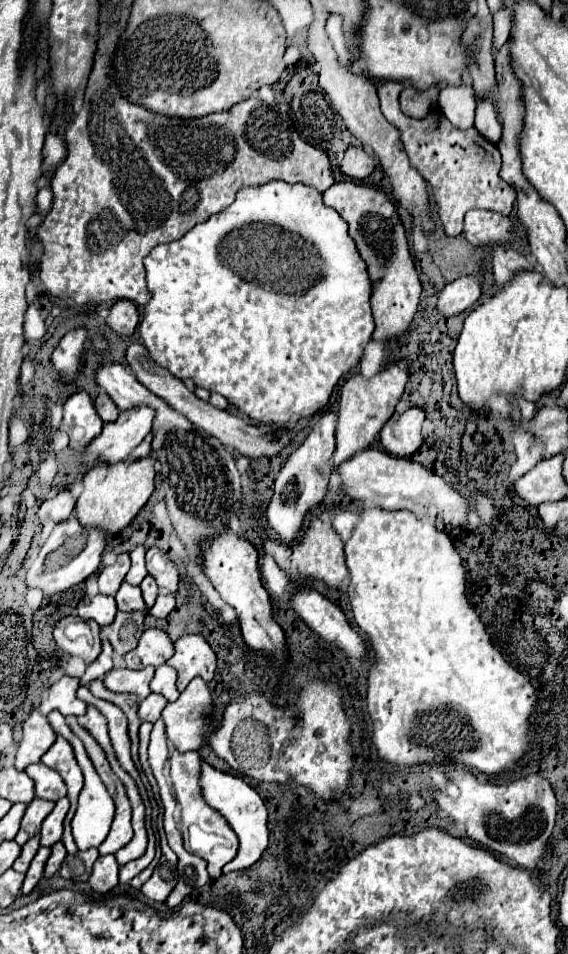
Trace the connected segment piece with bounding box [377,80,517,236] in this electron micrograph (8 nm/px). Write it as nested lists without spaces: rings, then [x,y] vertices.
[[[401,80],[377,82],[381,110],[385,118],[401,132],[401,140],[405,144],[411,164],[419,170],[419,174],[429,184],[433,202],[437,204],[437,216],[445,228],[445,234],[459,236],[463,232],[463,218],[473,208],[509,214],[513,210],[517,194],[513,192],[513,186],[505,184],[499,178],[501,154],[497,146],[487,138],[483,138],[477,132],[477,128],[467,128],[467,130],[455,128],[445,118],[439,106],[431,108],[431,112],[421,120],[405,116],[399,108],[401,90],[403,90]]]

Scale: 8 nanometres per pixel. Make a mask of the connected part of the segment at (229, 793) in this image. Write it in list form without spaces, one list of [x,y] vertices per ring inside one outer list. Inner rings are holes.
[[[201,762],[201,794],[205,802],[209,804],[209,808],[219,810],[219,814],[227,820],[227,824],[233,828],[233,832],[239,838],[239,852],[229,864],[225,864],[223,872],[227,874],[227,872],[233,872],[235,868],[245,870],[253,866],[261,858],[263,850],[267,848],[267,836],[269,836],[267,834],[267,808],[261,796],[243,778],[215,770],[207,762]]]

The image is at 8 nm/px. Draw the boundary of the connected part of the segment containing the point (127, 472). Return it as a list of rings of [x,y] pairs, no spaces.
[[[151,452],[147,458],[127,458],[117,464],[97,464],[83,476],[83,492],[77,500],[77,518],[85,526],[99,526],[111,534],[123,530],[145,506],[155,488],[155,462]]]

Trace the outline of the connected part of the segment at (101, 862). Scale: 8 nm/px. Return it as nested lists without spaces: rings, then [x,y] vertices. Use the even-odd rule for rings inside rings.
[[[113,854],[99,856],[97,864],[93,866],[93,874],[89,878],[89,884],[91,884],[91,888],[95,892],[107,894],[107,892],[111,892],[119,884],[117,876],[119,876],[119,864],[117,864],[115,856]]]

